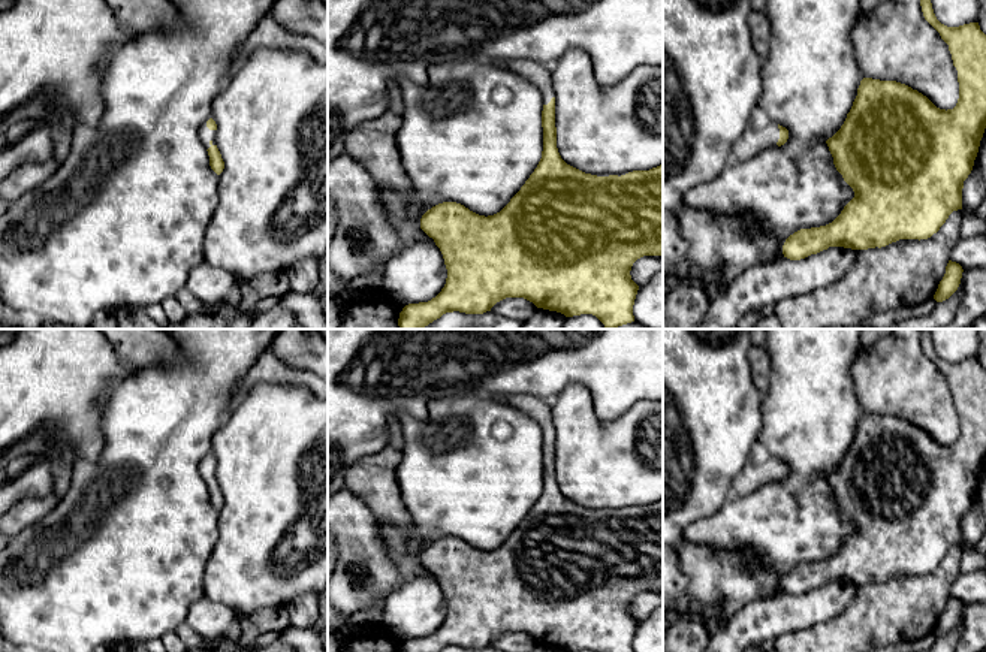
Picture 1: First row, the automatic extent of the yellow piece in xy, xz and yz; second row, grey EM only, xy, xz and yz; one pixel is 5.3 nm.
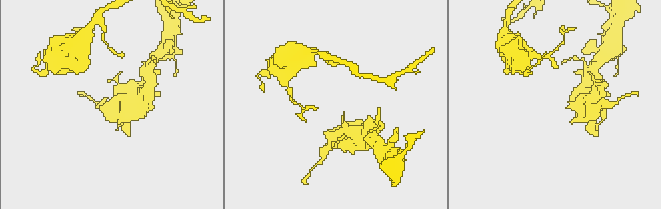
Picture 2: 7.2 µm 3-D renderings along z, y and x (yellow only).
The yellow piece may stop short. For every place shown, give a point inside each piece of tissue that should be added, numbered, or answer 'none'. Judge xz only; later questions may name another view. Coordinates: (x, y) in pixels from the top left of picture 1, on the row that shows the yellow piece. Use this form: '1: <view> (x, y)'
1: xz (539, 74)

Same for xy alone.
1: xy (205, 135)

